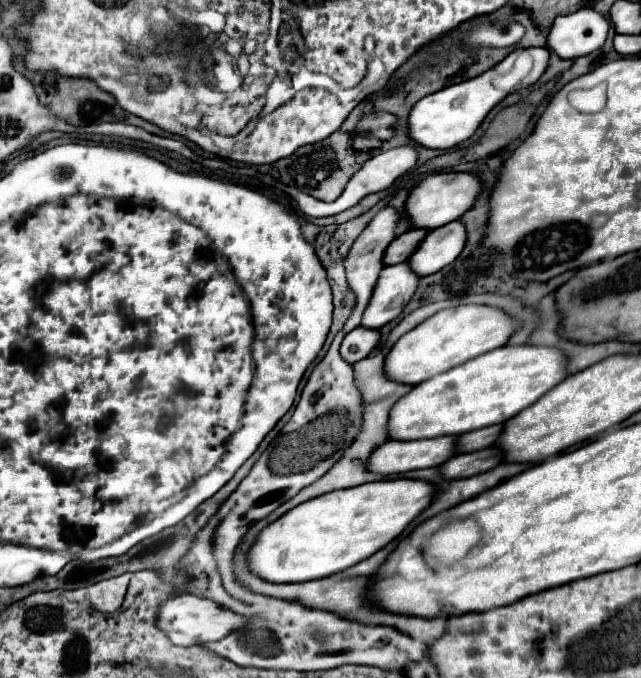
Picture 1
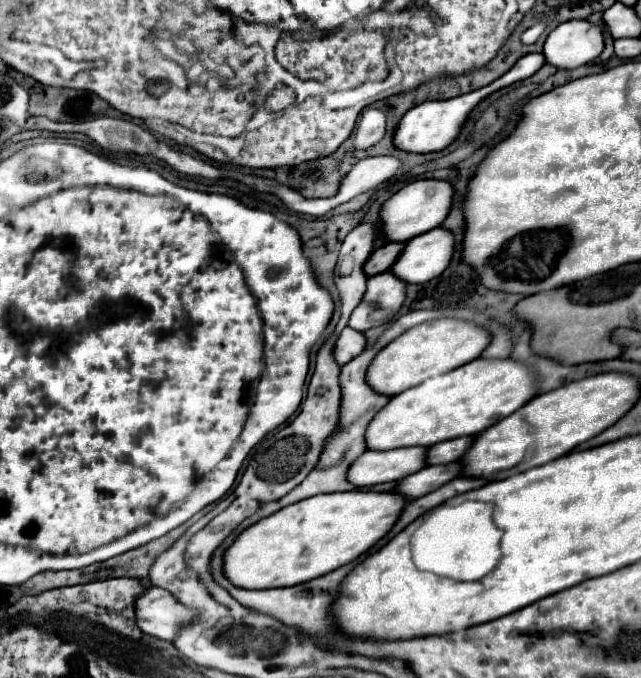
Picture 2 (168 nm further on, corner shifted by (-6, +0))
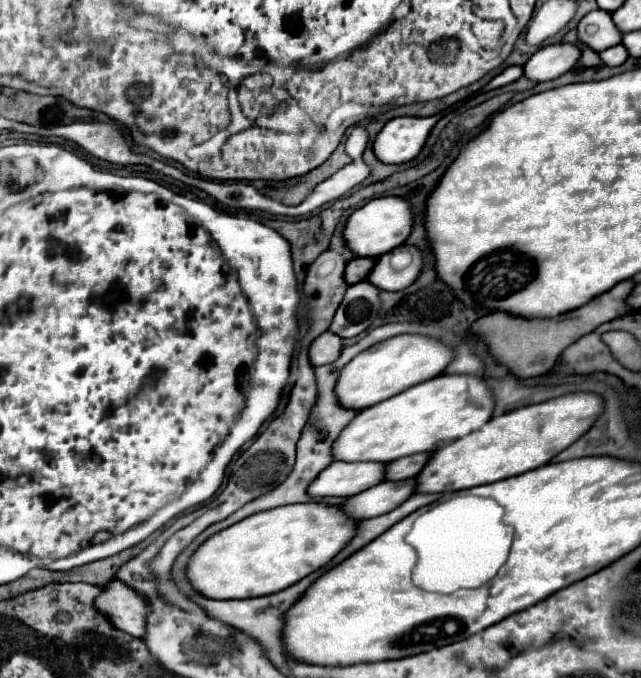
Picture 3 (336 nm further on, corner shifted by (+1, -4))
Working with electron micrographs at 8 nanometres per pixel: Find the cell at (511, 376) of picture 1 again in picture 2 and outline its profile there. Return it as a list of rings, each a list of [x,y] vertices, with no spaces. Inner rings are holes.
[[[475,359],[391,397],[391,403],[367,425],[367,449],[431,447],[459,435],[477,435],[515,413],[535,395],[537,379],[527,365],[513,359]]]

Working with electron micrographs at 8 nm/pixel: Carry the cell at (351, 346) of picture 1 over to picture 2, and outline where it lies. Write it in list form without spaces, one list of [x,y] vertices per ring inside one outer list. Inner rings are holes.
[[[345,327],[341,331],[341,335],[339,335],[339,339],[335,341],[333,355],[335,355],[335,361],[339,365],[345,365],[353,357],[357,357],[363,349],[365,349],[365,335],[355,331],[355,329],[351,329],[351,327]]]

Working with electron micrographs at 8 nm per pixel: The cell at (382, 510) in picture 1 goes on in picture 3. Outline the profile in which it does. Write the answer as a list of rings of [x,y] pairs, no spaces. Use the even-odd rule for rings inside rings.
[[[296,503],[256,513],[202,543],[188,563],[188,579],[210,599],[246,599],[282,591],[328,565],[358,533],[358,521],[326,503]]]

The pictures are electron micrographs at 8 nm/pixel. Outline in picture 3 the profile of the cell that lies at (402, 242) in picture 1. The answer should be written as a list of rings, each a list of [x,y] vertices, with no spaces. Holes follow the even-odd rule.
[[[370,257],[352,259],[346,267],[346,273],[344,273],[344,279],[348,279],[348,285],[364,281],[368,277],[368,273],[374,269],[374,263],[376,263],[376,259],[370,259]]]

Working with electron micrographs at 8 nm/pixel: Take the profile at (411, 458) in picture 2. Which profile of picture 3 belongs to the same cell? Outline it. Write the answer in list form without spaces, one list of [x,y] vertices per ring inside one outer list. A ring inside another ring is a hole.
[[[336,461],[332,467],[326,467],[324,473],[316,477],[316,483],[308,487],[308,493],[314,497],[352,497],[360,491],[374,487],[386,479],[384,463],[346,463]]]

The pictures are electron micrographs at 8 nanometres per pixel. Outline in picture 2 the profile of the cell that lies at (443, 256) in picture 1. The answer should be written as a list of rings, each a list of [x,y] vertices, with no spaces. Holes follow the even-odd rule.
[[[435,227],[407,241],[391,273],[405,283],[427,283],[439,277],[453,255],[453,233]]]

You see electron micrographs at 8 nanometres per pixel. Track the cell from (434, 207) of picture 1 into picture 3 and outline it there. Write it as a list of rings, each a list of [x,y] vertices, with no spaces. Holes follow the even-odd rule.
[[[396,195],[380,197],[380,199],[368,201],[364,207],[360,207],[358,211],[350,215],[346,229],[344,229],[344,239],[346,239],[346,245],[358,257],[376,257],[378,259],[386,251],[400,247],[410,237],[412,225],[414,225],[414,213],[412,213],[412,205],[408,199],[396,197]]]

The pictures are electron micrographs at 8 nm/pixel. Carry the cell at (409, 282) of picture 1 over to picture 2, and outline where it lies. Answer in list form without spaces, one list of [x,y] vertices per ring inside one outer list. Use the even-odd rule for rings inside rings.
[[[385,271],[369,277],[367,281],[367,291],[349,319],[349,327],[355,331],[389,323],[405,301],[407,285],[399,281],[393,273]]]

